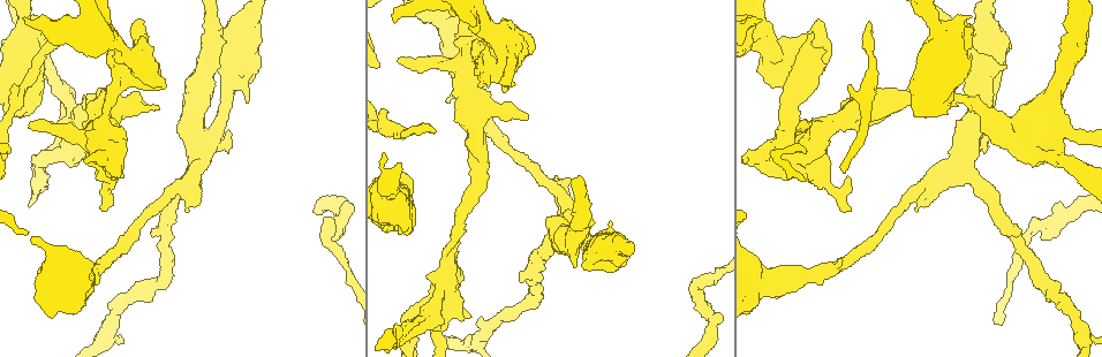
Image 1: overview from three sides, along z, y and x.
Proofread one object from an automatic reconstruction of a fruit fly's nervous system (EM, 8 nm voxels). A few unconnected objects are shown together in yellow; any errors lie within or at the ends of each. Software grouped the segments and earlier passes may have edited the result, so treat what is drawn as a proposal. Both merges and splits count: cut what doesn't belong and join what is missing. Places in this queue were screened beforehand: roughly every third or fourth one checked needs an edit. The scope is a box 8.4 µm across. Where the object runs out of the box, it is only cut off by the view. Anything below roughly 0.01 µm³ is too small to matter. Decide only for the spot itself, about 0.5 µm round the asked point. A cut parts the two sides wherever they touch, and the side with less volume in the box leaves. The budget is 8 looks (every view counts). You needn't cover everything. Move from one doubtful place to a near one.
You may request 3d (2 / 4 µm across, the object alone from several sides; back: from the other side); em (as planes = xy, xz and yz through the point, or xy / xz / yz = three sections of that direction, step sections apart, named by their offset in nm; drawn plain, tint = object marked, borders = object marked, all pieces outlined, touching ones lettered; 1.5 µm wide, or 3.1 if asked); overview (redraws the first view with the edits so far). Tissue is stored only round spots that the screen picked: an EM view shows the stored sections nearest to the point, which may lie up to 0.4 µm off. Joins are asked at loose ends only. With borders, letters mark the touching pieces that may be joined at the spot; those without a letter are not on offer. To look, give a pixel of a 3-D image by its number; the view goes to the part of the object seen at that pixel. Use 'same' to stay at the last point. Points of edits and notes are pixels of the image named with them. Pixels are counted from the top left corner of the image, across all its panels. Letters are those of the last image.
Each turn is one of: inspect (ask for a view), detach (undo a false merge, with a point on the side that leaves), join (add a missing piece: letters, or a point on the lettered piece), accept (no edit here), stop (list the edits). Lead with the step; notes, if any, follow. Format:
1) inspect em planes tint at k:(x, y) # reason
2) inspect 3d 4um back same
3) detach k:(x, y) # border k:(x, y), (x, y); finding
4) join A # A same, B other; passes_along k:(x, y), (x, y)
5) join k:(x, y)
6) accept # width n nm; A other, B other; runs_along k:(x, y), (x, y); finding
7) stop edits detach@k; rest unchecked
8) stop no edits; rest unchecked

inspect em 3.1um planes plain at 1:(503, 92) # branch stops here

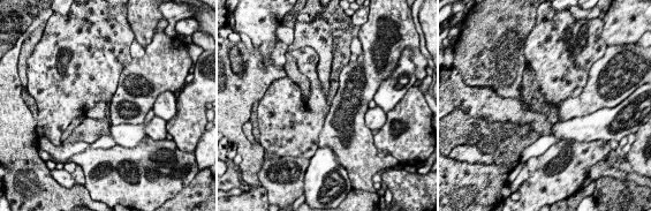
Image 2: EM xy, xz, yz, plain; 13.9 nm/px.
inspect em 3.1um planes borders same

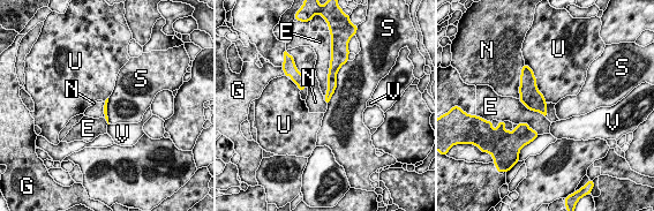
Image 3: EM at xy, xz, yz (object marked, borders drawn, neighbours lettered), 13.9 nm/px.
accept # E other, G other, N other, S other, U other, V other; border 3:(528, 67), (546, 103); no lettered piece goes on from it

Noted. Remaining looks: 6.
inspect em planes borders at 1:(802, 128) # thick turns thin

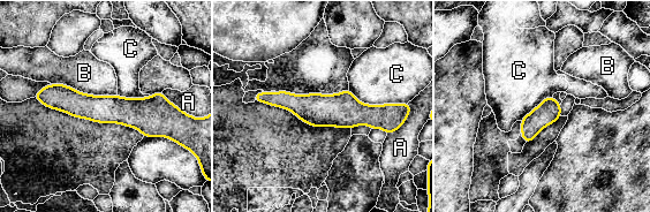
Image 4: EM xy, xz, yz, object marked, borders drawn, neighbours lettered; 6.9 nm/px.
accept # width 190 nm; A other, B other, C other; runs_along 4:(256, 98), (392, 116); one neuron here

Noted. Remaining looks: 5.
inspect em planes borders at 1:(869, 23) # free end

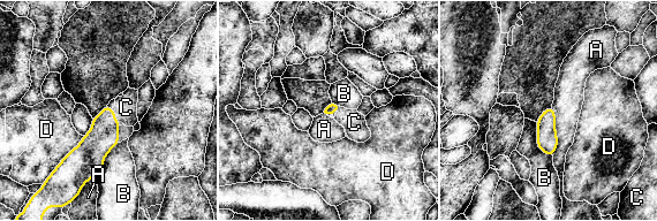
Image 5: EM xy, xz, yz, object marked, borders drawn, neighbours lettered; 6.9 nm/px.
join C # longest_contact A 360 nm; A other, B other, C same, D other; passes_along 5:(104, 134), (114, 116), (126, 107); it goes on there

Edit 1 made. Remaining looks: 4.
stop edits join@5; rest unchecked

